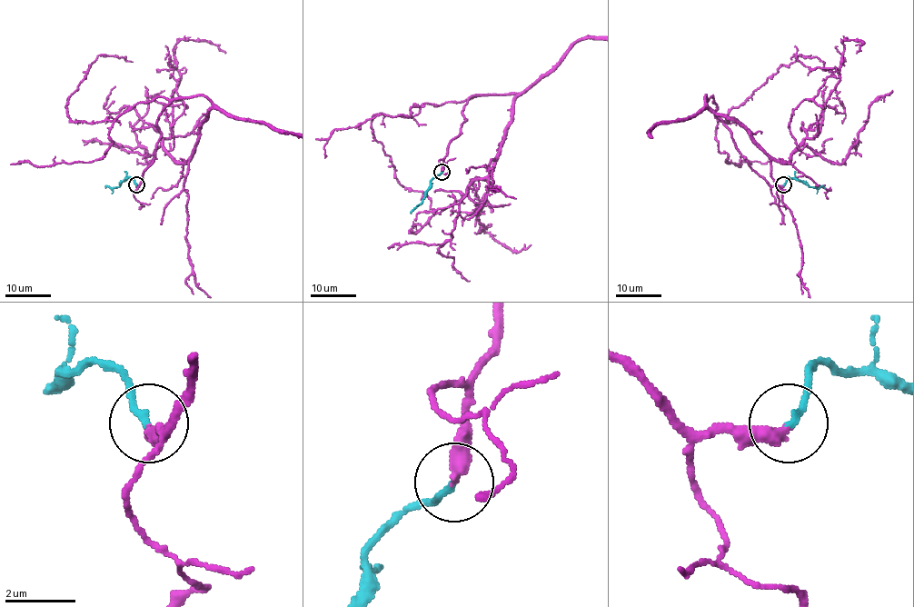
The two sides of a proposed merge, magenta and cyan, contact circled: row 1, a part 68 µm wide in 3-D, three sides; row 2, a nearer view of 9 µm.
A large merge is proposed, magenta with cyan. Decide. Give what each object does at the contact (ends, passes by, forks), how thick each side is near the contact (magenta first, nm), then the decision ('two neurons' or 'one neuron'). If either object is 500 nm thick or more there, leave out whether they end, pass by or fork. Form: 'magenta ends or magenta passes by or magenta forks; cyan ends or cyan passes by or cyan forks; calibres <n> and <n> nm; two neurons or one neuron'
magenta ends; cyan ends; calibres 420 and 200 nm; one neuron

